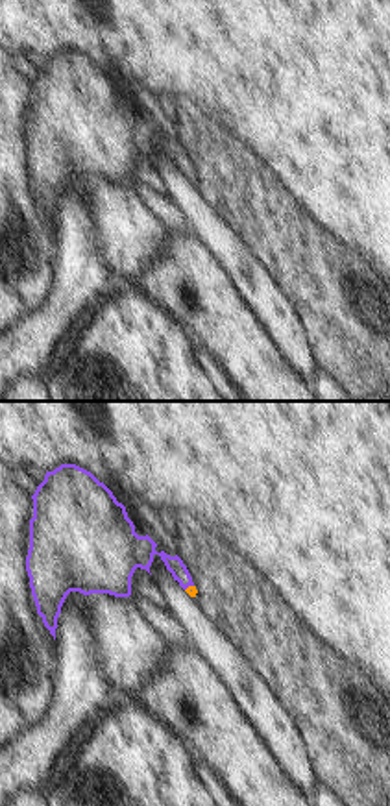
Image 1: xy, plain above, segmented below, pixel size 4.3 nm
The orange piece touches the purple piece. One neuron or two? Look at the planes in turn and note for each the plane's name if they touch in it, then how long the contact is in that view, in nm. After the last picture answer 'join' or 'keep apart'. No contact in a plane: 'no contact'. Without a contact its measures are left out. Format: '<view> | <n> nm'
xy | 50 nm

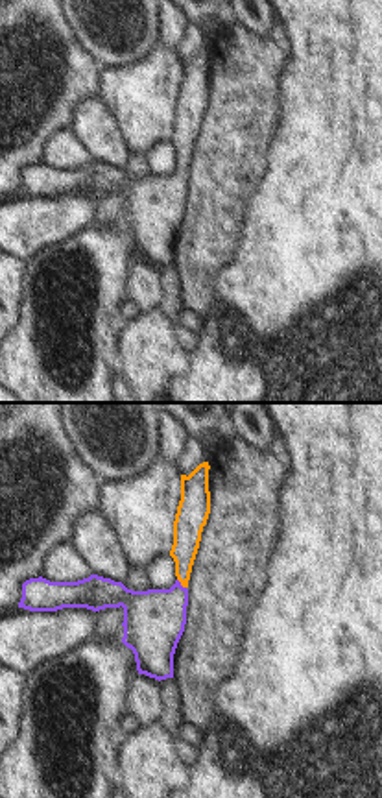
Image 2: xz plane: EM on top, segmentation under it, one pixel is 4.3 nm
xz | 60 nm

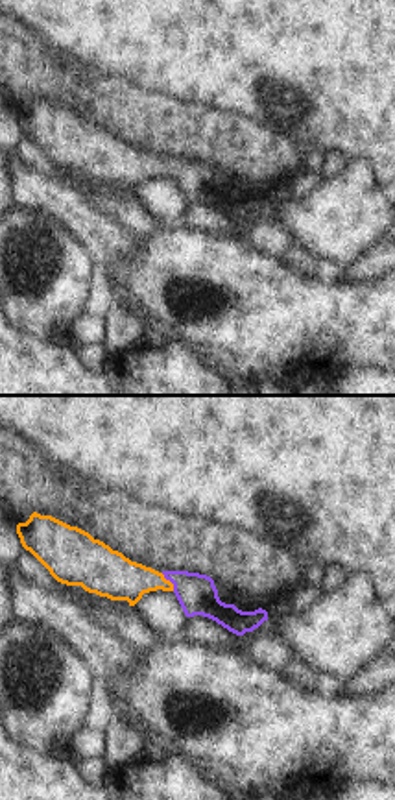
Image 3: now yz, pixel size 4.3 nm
yz | 100 nm

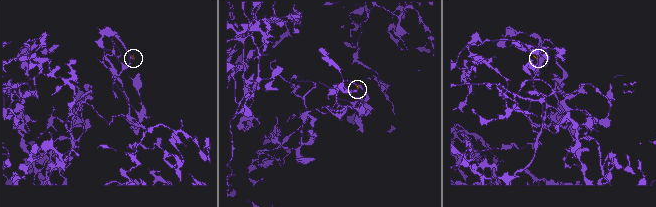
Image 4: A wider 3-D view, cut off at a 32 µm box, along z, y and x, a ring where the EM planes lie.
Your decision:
join

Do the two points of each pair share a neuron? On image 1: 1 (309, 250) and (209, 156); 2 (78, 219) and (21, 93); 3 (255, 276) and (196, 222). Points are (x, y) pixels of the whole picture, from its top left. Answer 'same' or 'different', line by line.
1: same
2: different
3: same

